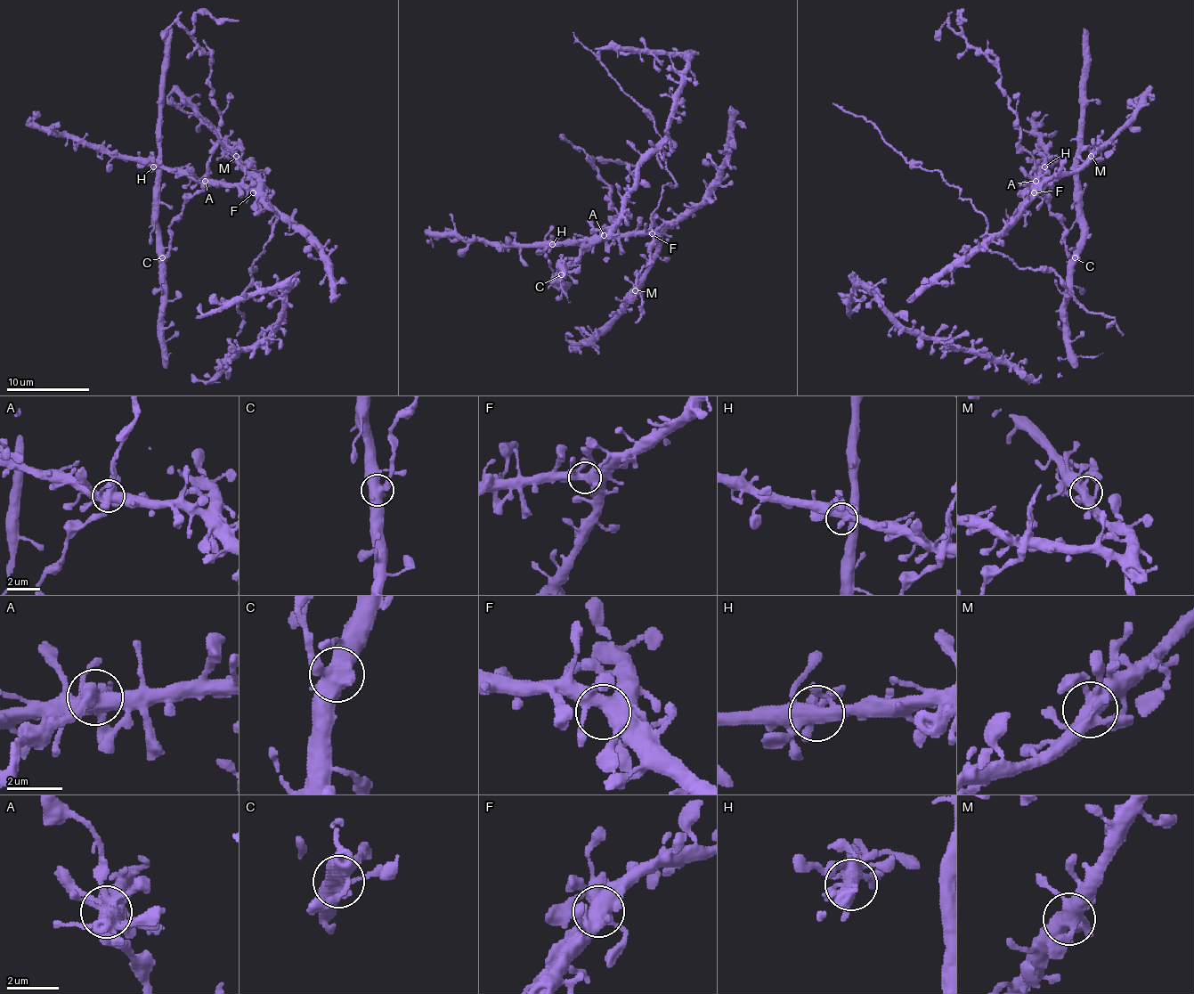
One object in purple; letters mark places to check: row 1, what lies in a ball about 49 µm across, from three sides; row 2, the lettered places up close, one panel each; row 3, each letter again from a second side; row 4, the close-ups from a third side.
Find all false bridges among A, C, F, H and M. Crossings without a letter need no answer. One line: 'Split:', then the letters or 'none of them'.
Split: A, C

